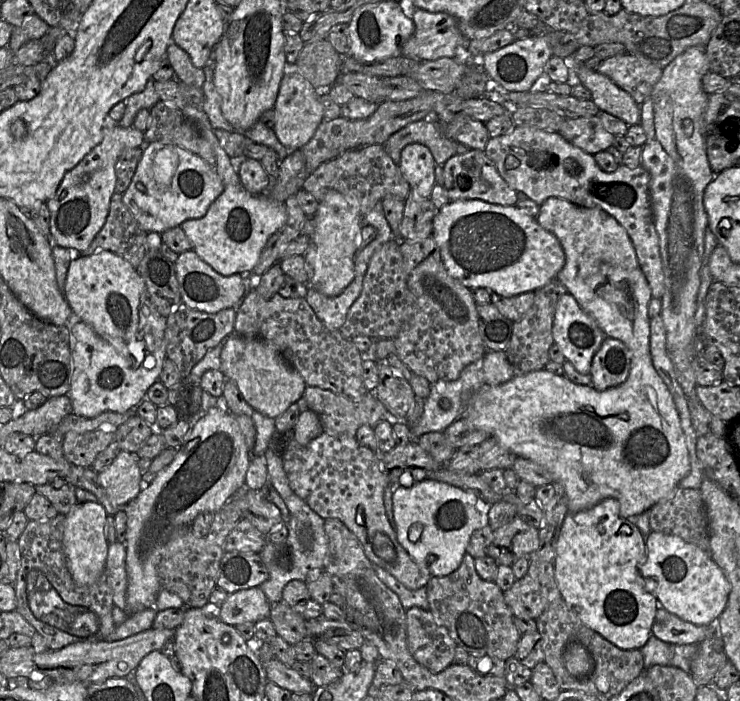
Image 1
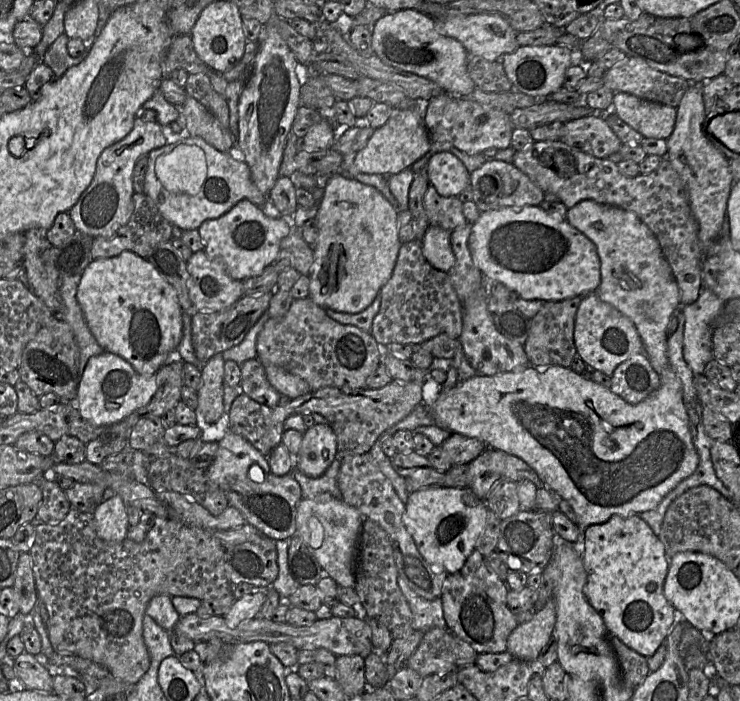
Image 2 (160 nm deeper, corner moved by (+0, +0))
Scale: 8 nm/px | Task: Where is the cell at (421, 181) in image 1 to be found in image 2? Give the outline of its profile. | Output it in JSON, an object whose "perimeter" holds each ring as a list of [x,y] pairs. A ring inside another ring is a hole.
{"perimeter":[[[450,152],[433,154],[426,165],[429,184],[443,197],[458,197],[470,187],[470,172]]]}

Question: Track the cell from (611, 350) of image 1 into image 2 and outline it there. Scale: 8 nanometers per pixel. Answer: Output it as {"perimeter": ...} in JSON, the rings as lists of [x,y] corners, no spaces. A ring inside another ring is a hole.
{"perimeter":[[[643,352],[619,364],[610,377],[611,392],[629,404],[640,403],[660,385],[659,374],[653,369]]]}

